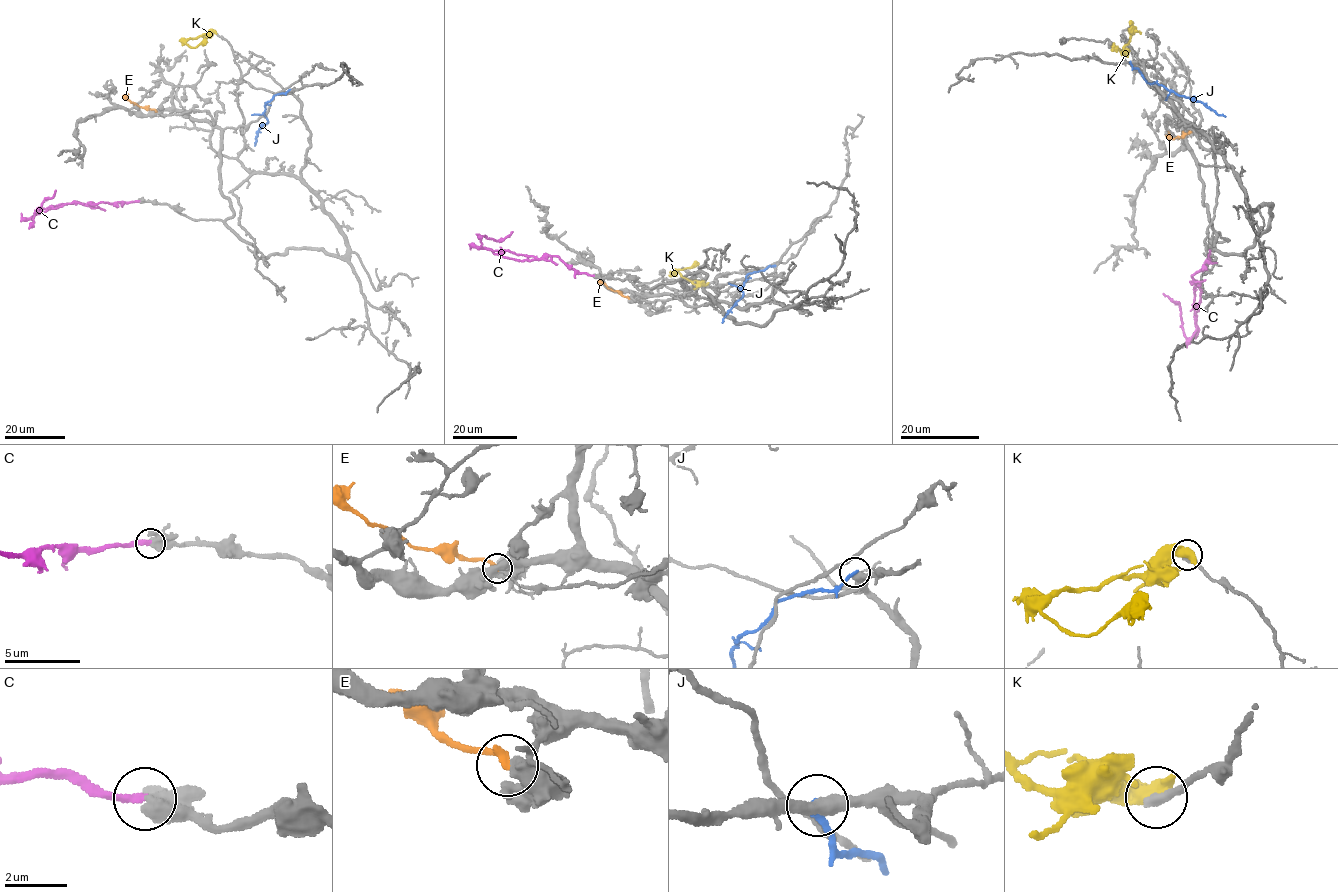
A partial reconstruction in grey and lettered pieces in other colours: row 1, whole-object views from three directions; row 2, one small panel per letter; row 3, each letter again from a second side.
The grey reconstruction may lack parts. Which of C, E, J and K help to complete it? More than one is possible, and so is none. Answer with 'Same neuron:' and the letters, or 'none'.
Same neuron: C

